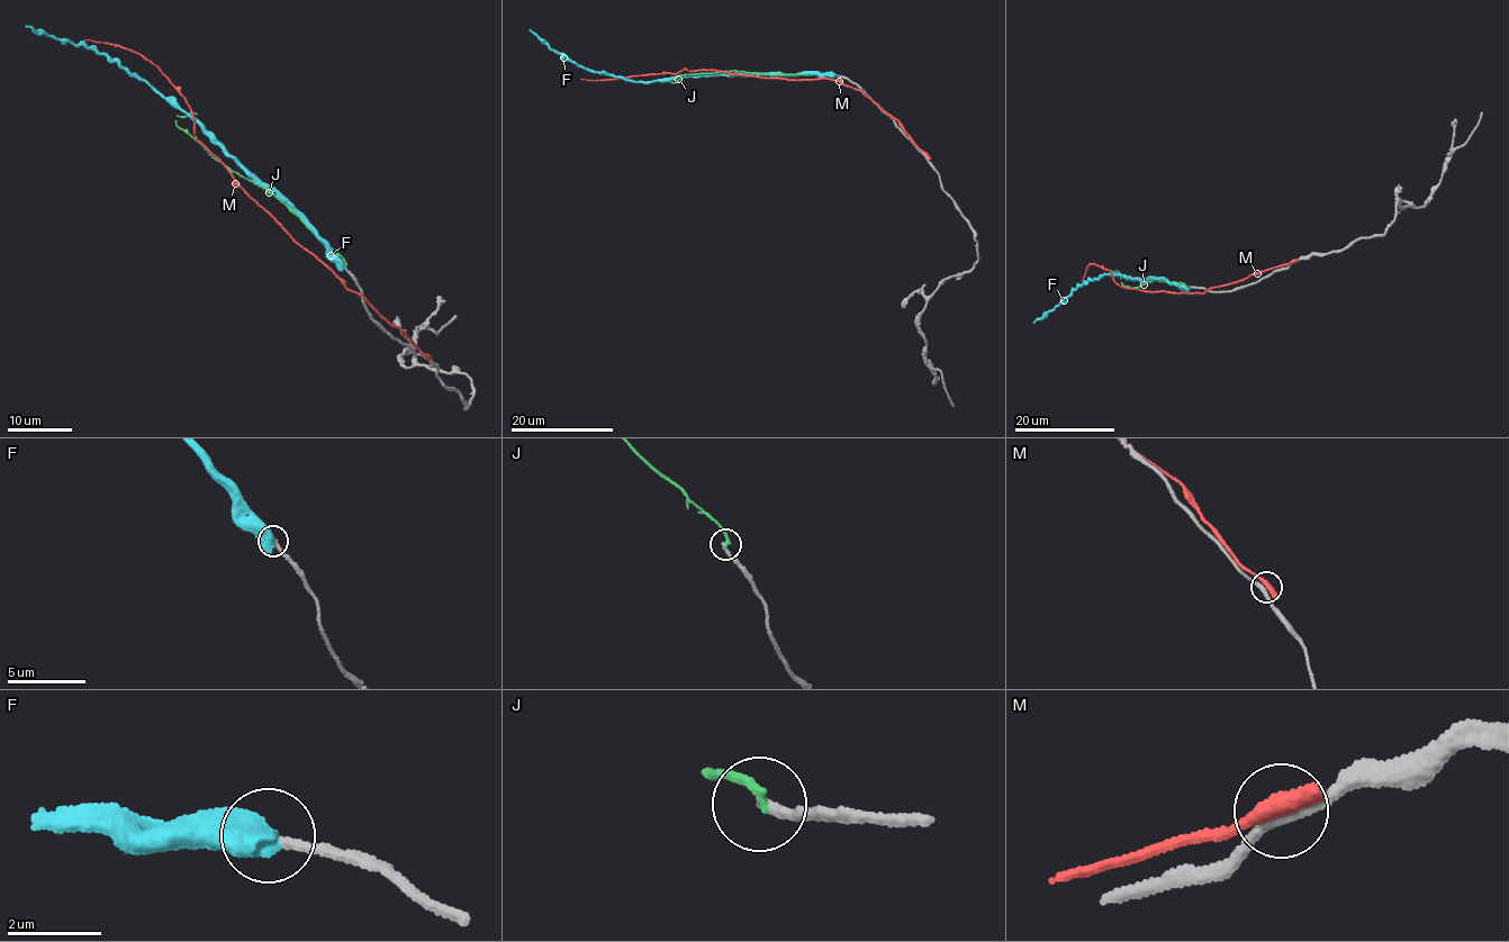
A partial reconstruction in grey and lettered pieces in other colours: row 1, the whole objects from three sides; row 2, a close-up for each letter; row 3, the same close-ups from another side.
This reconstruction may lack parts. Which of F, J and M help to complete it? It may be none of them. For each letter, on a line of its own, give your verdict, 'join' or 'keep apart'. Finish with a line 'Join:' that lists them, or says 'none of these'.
F: keep apart
J: keep apart
M: keep apart
Join: none of these

